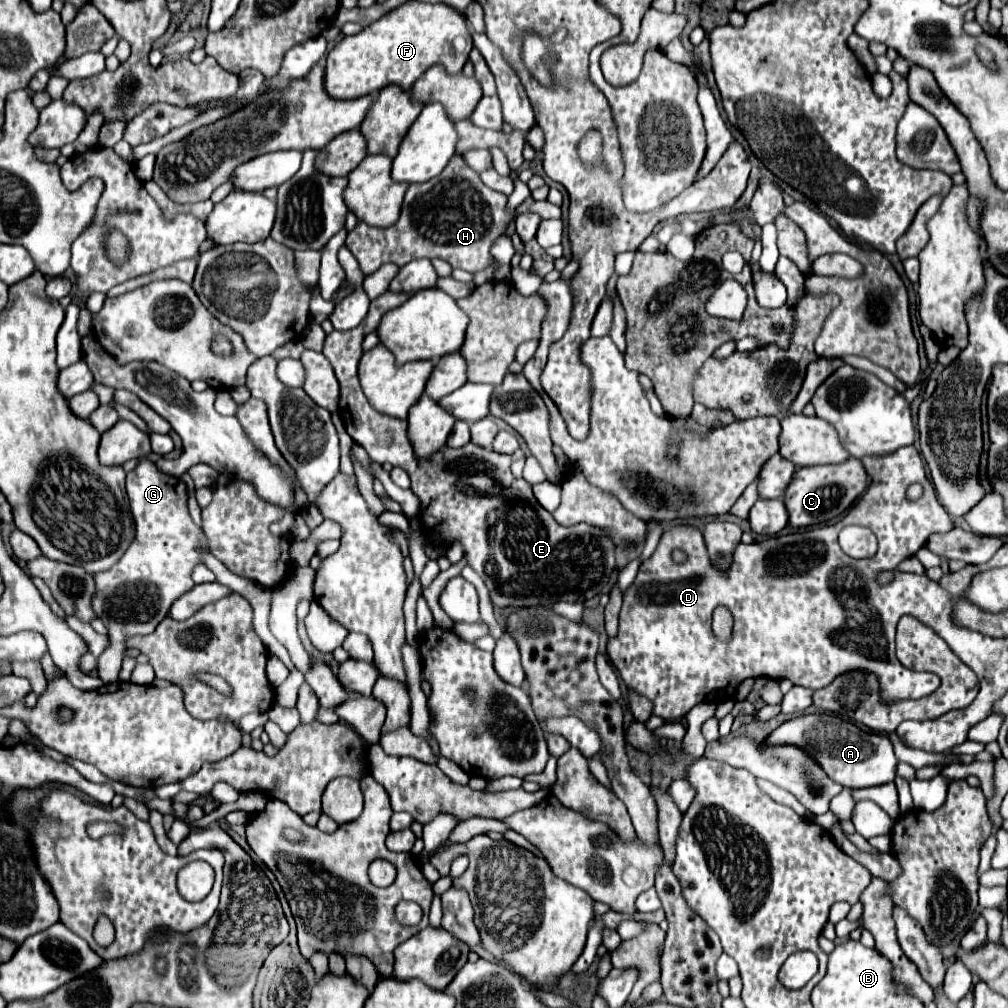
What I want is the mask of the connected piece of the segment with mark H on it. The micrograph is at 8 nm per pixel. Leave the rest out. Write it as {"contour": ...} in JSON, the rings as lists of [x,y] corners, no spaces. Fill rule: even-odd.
{"contour":[[[455,155],[439,177],[409,185],[401,217],[395,225],[381,229],[357,221],[347,235],[347,249],[357,259],[364,276],[389,261],[403,267],[421,257],[441,257],[449,261],[453,269],[475,273],[491,263],[489,249],[513,219],[513,215],[505,213],[505,203],[507,195],[483,185],[479,175]]]}

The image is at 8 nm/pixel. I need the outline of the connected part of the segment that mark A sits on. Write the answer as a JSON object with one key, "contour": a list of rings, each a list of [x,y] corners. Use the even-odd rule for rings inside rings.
{"contour":[[[831,713],[821,715],[803,715],[797,719],[785,721],[781,727],[777,727],[767,741],[787,741],[793,745],[803,745],[815,761],[823,765],[827,775],[837,781],[843,787],[857,789],[857,787],[873,787],[873,785],[885,785],[891,783],[897,775],[897,763],[893,743],[887,735],[869,733],[867,729],[861,729],[855,723],[835,721]]]}

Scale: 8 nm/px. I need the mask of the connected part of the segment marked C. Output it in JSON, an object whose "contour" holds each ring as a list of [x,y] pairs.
{"contour":[[[851,457],[839,465],[821,467],[801,467],[793,473],[793,481],[785,491],[785,505],[789,511],[789,523],[793,527],[809,527],[817,523],[827,523],[837,515],[845,513],[857,497],[867,489],[867,473],[859,459]]]}

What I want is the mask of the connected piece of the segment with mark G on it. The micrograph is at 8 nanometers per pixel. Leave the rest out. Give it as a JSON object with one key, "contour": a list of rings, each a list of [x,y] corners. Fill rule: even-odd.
{"contour":[[[141,461],[131,473],[127,473],[127,495],[129,495],[133,519],[137,521],[135,541],[129,545],[125,555],[111,569],[95,573],[97,593],[93,597],[93,609],[109,631],[109,647],[97,659],[97,675],[105,685],[119,681],[127,639],[133,635],[149,635],[155,631],[159,621],[167,617],[173,601],[177,601],[181,595],[193,589],[195,585],[191,579],[193,569],[203,563],[203,551],[209,551],[203,529],[193,523],[187,511],[187,489],[181,479],[167,477],[151,461]]]}

